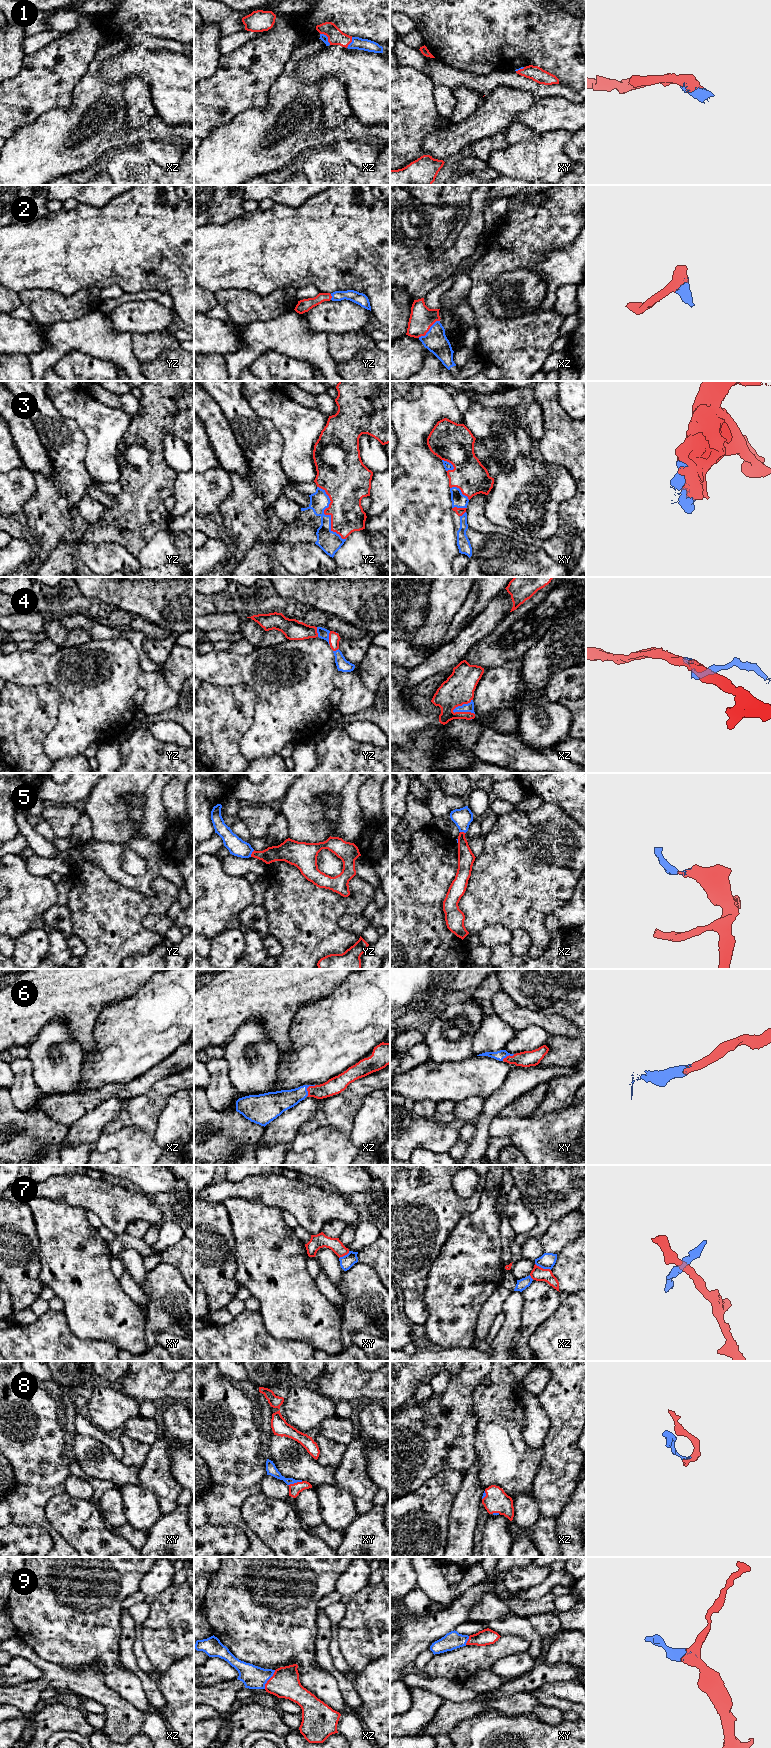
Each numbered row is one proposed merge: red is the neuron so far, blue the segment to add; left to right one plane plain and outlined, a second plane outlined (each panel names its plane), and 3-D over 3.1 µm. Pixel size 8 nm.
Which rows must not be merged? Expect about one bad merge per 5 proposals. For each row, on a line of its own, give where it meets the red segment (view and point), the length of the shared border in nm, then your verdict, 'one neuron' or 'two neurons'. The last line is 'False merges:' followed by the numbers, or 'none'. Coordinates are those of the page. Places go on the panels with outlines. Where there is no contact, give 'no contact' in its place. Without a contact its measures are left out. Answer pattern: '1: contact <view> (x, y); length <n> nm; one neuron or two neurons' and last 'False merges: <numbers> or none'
1: contact xz (327, 36); length 130 nm; one neuron
2: contact xz (428, 330); length 220 nm; one neuron
3: contact yz (326, 514); length 480 nm; one neuron
4: contact xz (462, 704); length 190 nm; one neuron
5: contact yz (252, 853); length 70 nm; one neuron
6: contact xz (307, 1088); length 120 nm; one neuron
7: contact xz (542, 1268); length 140 nm; two neurons
8: contact xy (295, 1483); length 120 nm; one neuron
9: contact xz (269, 1679); length 180 nm; one neuron
False merges: 7

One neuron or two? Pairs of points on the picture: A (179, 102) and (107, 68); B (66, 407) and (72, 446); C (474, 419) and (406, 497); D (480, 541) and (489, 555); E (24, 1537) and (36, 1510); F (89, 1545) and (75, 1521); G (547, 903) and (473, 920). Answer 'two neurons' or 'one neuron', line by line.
A: one neuron
B: two neurons
C: two neurons
D: one neuron
E: two neurons
F: one neuron
G: one neuron

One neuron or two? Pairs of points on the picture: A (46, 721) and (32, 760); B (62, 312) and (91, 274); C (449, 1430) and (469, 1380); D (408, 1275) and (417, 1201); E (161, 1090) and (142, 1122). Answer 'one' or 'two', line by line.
A: one
B: two
C: one
D: one
E: one

